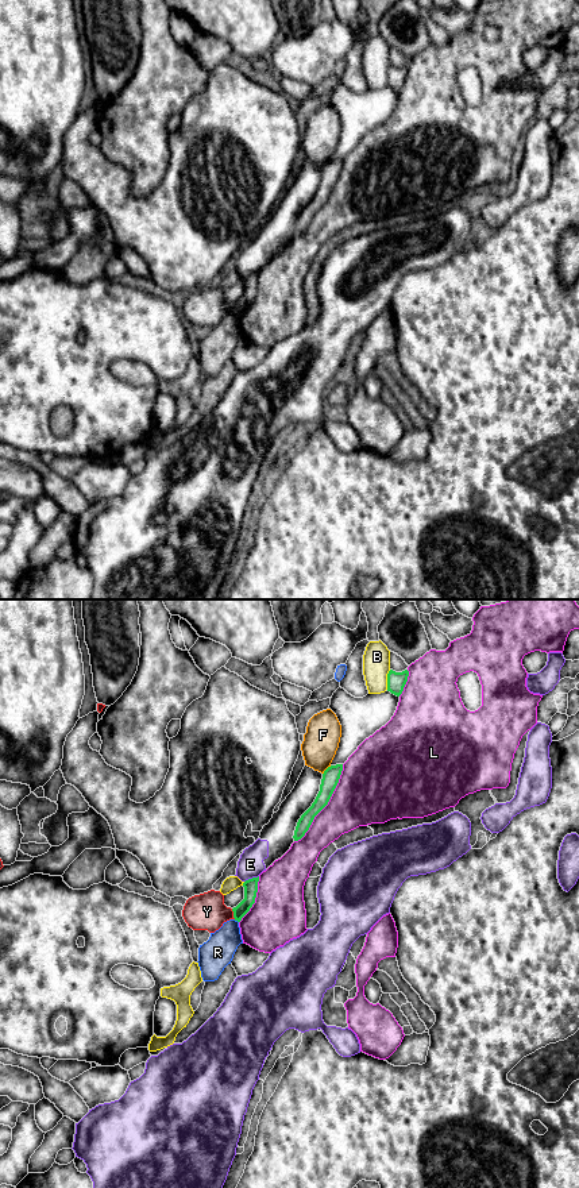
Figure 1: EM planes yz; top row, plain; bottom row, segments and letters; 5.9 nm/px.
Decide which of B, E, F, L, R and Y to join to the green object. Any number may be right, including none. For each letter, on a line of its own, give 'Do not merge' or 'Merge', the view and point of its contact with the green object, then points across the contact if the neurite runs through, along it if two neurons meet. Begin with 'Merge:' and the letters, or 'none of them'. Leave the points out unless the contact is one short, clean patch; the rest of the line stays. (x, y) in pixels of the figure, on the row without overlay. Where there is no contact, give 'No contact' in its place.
Merge: none of them
B: Do not merge. Touches green at yz (388, 74)
E: Do not merge. Touches green at yz (253, 273)
F: Do not merge. Touches green at yz (325, 165)
L: Do not merge. Touches green at yz (327, 199)
R: Do not merge. Touches green at yz (236, 315)
Y: Do not merge. Touches green at yz (234, 309). Boundary: yz (231, 304), (235, 313)

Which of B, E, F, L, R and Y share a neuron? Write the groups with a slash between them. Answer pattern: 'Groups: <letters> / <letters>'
Groups: B / E / F / L / R / Y

